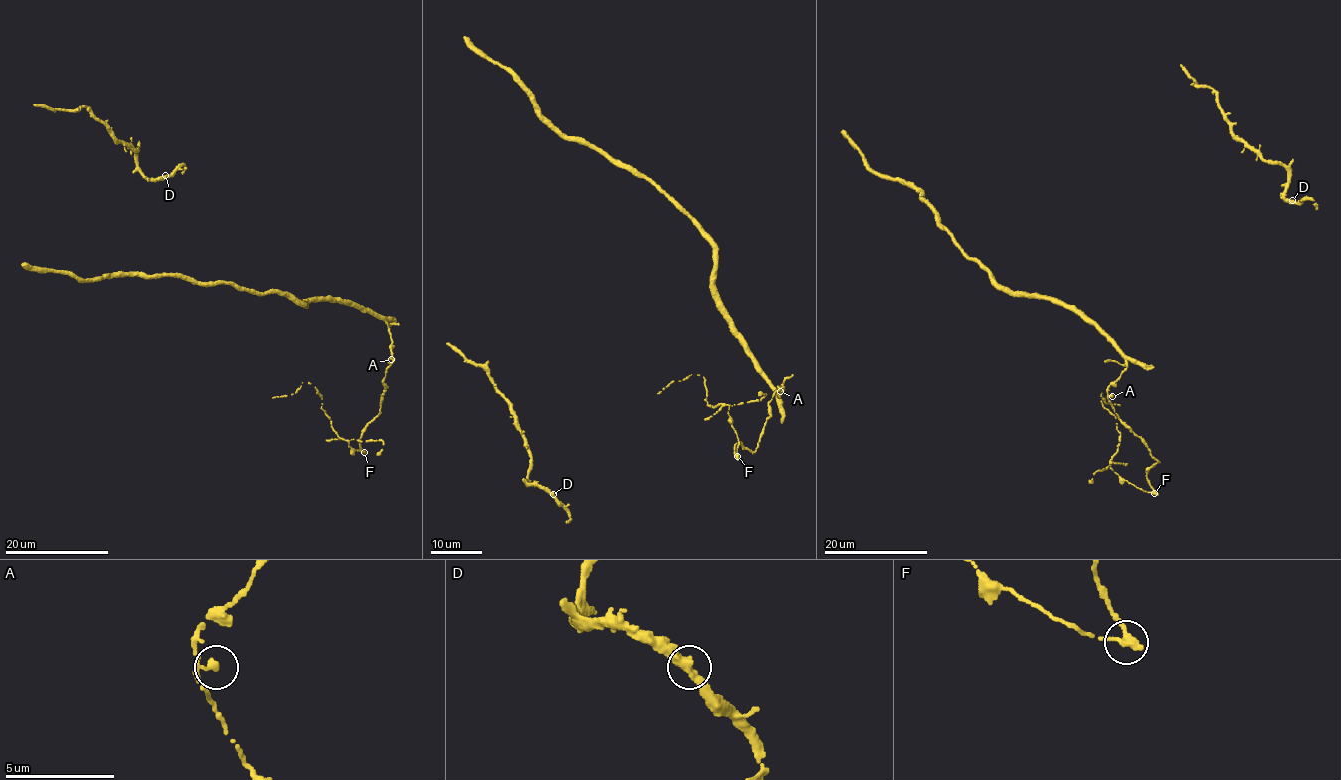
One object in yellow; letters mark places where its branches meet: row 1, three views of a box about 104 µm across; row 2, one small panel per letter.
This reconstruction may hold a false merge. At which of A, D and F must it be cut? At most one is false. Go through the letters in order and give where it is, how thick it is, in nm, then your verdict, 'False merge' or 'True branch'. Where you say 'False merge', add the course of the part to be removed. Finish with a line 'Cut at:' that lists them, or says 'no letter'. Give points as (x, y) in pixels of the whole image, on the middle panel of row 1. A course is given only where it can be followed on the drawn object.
A: Place: (780, 391). Thickness 360 nm. True branch
D: Place: (553, 494). Thickness 440 nm. True branch
F: Place: (737, 456). Thickness 480 nm. False merge. Course of the part to remove: (737, 456), (738, 437), (728, 405), (708, 406), (704, 377), (691, 374), (672, 381), (657, 394)
Cut at: F

